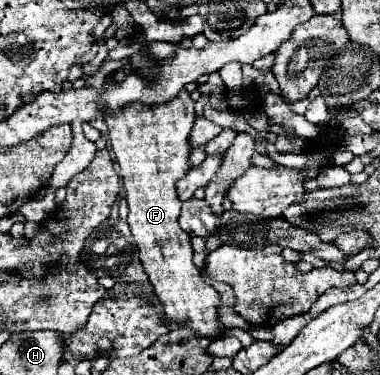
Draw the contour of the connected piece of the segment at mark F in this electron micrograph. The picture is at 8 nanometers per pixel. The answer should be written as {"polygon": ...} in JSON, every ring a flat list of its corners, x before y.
{"polygon":[[181,89,175,99,169,103,155,105,145,105,145,103,127,103,125,107,117,111,105,111,105,123,109,127,109,139,111,139,111,149,115,153,115,159,119,163,119,175,123,179,125,187,125,199,129,205,129,229,135,239,135,245,139,249,139,259,143,263,145,273,149,275,149,281,155,289,155,295,159,297,165,317,181,323,185,327,195,329,199,335,205,335,209,339,217,339,215,333,219,329,219,319,217,319,217,305,219,305,219,295,217,291,205,283,201,277,201,271,193,265,193,247,191,247,191,237,179,227,177,219,181,213,181,201,177,199,177,189,175,183,189,171,189,131,195,123,195,109,193,101,187,93,187,89]]}

